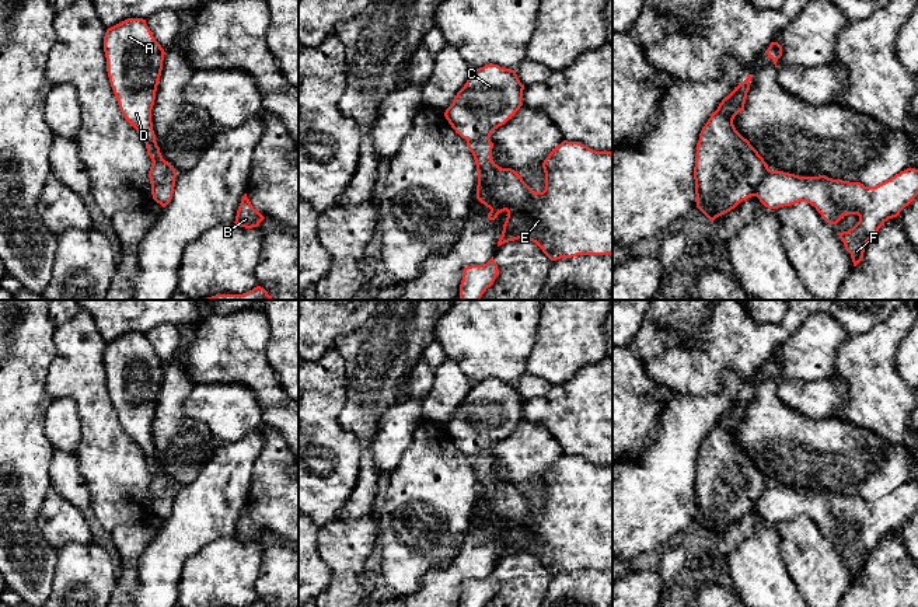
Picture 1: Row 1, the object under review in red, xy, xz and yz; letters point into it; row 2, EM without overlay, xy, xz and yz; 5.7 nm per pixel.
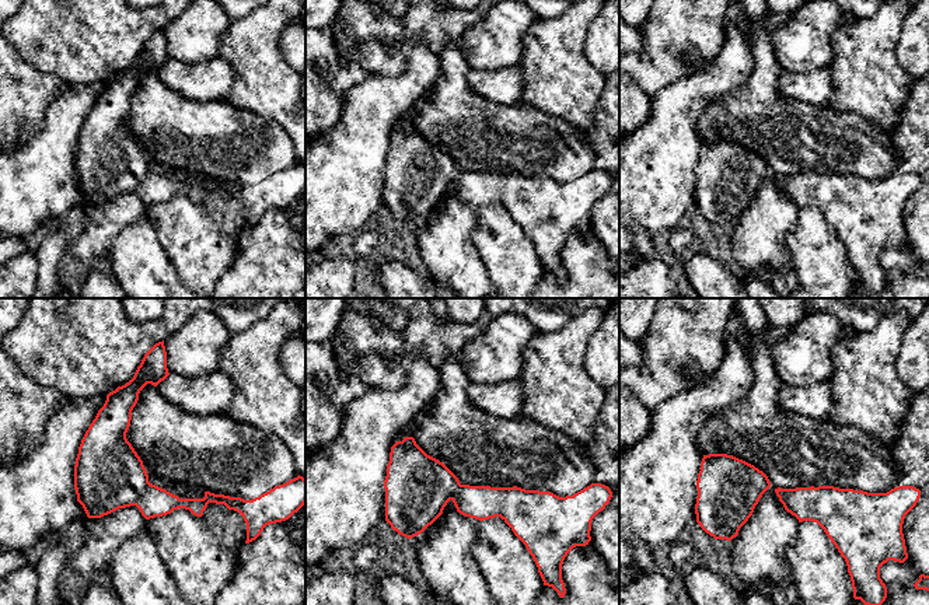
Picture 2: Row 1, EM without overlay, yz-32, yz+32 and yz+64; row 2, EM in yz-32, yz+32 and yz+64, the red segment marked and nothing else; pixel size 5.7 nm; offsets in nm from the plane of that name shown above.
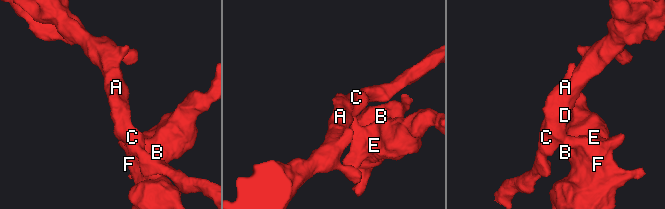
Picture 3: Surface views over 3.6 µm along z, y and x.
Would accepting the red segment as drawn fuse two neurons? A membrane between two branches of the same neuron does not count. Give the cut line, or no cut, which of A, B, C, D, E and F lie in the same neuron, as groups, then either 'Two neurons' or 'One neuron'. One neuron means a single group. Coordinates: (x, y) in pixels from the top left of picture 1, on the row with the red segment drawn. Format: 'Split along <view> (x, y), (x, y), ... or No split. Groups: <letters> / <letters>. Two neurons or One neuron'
Split along yz (770, 170), (754, 195). Groups: A C D / B E F. Two neurons

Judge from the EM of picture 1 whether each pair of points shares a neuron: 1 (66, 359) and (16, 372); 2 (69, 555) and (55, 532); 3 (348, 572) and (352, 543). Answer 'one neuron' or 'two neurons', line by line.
1: two neurons
2: two neurons
3: one neuron

